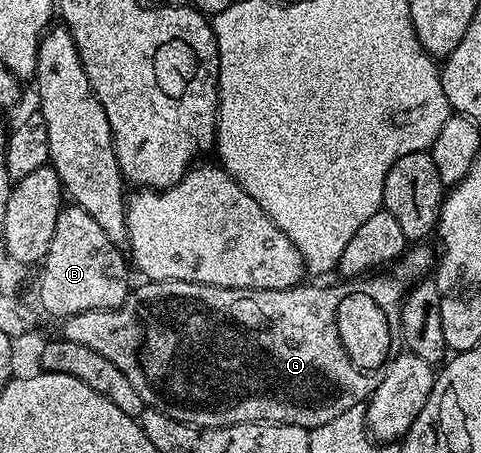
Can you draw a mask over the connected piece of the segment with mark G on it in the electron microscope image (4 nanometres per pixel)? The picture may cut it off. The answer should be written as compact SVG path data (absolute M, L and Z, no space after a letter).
M418 243L413 247L407 248L406 252L398 258L396 264L393 266L394 273L398 277L374 277L378 275L366 275L361 279L350 279L345 283L346 285L306 285L307 283L299 283L290 289L229 289L228 287L212 287L204 283L184 283L183 281L146 281L142 286L131 288L130 292L126 294L126 302L118 305L115 309L93 309L92 311L80 311L73 313L72 316L65 318L62 325L61 336L65 341L72 343L80 343L84 347L89 347L90 350L96 351L100 355L104 355L104 359L108 359L108 363L116 363L116 367L120 367L120 372L128 378L128 383L132 383L132 387L136 387L136 391L140 394L143 406L152 409L161 409L163 413L167 413L172 419L182 421L186 425L197 425L199 429L212 429L220 425L242 425L246 421L260 421L263 423L277 423L280 425L299 425L305 429L315 429L324 423L329 423L330 420L336 419L336 415L344 415L344 411L348 411L352 407L362 405L372 394L376 391L376 387L380 383L380 379L386 373L386 366L391 357L395 356L400 349L400 338L402 335L402 303L408 292L408 284L417 282L419 279L425 278L426 273L435 268L436 253L426 246L426 243Z

